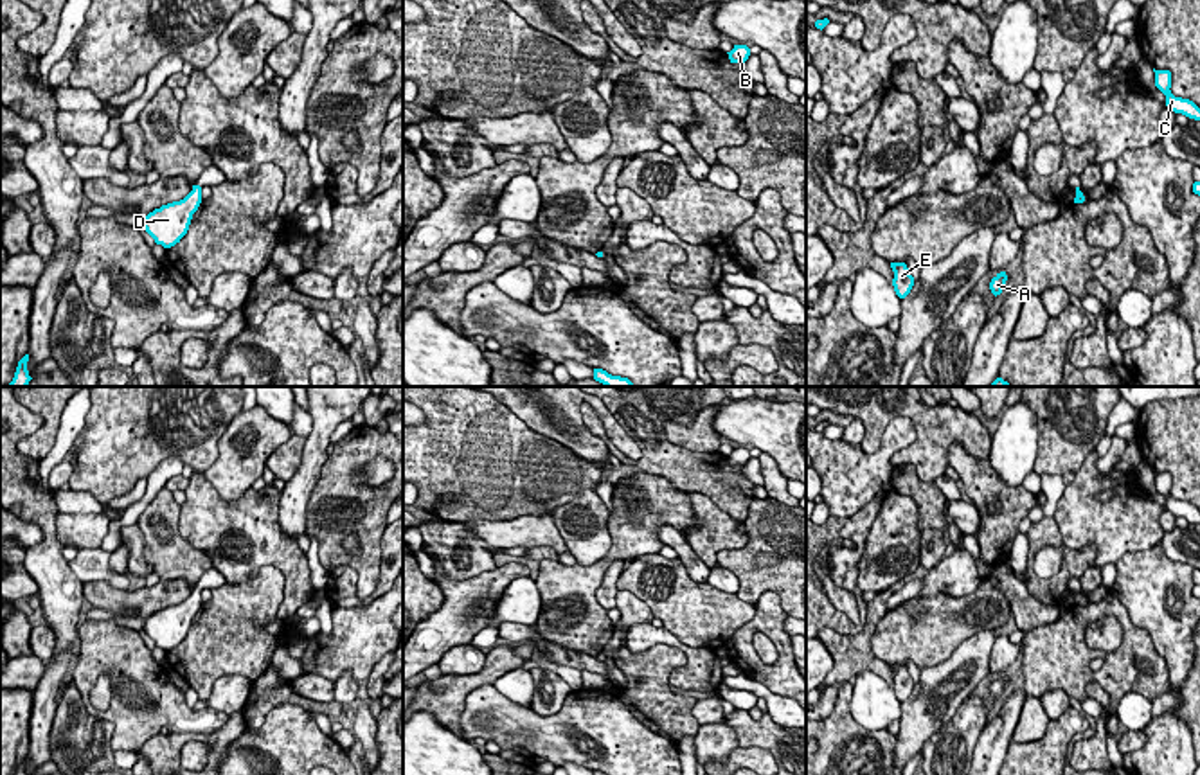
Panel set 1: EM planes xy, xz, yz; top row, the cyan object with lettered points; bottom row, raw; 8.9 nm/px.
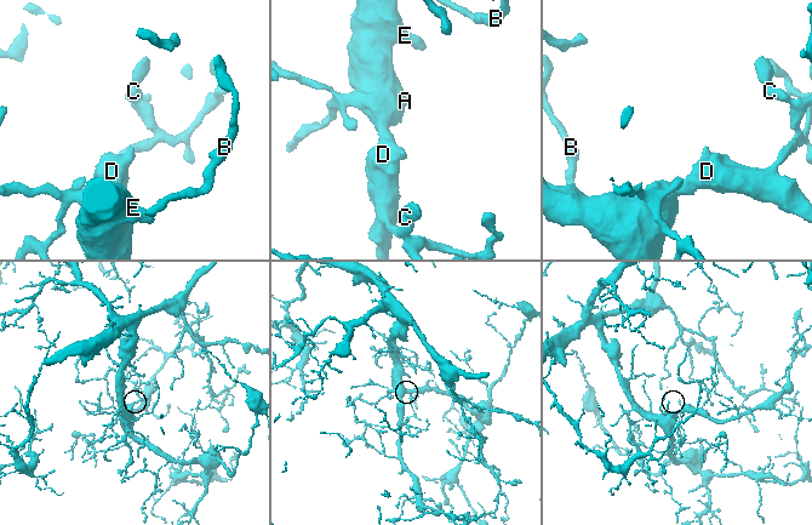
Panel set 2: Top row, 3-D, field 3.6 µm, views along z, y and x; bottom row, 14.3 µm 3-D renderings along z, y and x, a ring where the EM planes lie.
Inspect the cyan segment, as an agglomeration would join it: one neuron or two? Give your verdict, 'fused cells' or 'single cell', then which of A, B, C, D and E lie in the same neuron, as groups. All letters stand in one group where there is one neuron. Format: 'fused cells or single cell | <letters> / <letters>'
single cell | A B C D E

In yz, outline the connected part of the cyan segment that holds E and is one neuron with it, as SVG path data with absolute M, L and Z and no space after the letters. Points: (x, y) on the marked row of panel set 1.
M891 263L891 268L894 272L892 279L894 291L900 298L905 298L914 286L914 277L910 275L905 263Z

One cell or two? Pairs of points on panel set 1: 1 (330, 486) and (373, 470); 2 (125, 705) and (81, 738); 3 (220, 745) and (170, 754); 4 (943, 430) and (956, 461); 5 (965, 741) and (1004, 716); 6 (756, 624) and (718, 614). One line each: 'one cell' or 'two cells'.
1: two cells
2: two cells
3: one cell
4: two cells
5: two cells
6: two cells

